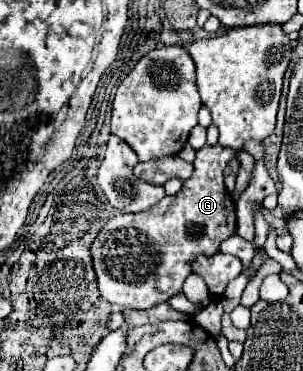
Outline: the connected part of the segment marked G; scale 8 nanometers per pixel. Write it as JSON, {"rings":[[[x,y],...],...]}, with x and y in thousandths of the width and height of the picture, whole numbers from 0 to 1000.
{"rings":[[[673,394],[647,410],[640,431],[640,469],[601,501],[601,512],[574,528],[535,534],[495,566],[462,577],[383,577],[370,582],[350,609],[323,625],[317,647],[297,658],[304,712],[317,728],[317,765],[330,798],[356,809],[376,830],[495,830],[515,819],[548,814],[574,792],[601,787],[601,765],[627,728],[627,701],[640,690],[700,690],[726,674],[726,658],[779,631],[772,598],[772,534],[739,501],[739,453],[772,426],[772,404],[713,394]]]}

